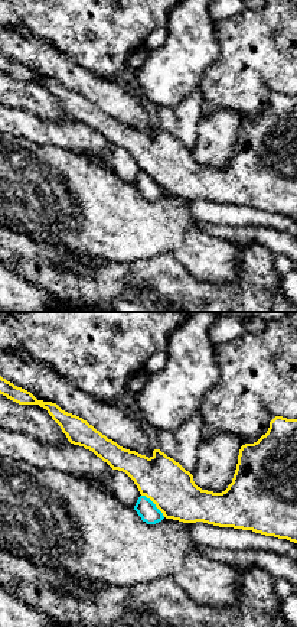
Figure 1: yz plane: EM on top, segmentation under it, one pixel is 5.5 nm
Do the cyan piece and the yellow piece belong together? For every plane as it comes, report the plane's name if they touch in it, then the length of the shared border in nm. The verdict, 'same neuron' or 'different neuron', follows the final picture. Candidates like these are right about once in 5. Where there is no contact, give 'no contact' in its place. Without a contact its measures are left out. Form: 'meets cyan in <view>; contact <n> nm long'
meets cyan in yz; contact 180 nm long

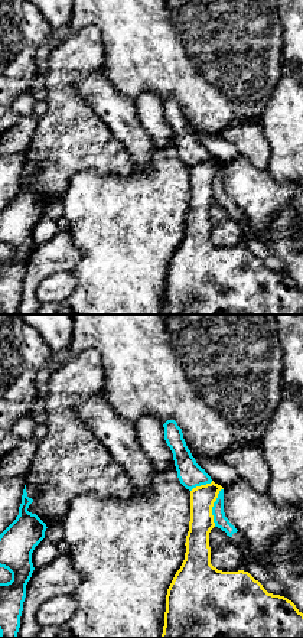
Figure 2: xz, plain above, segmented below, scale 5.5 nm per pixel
meets cyan in xz; contact 220 nm long

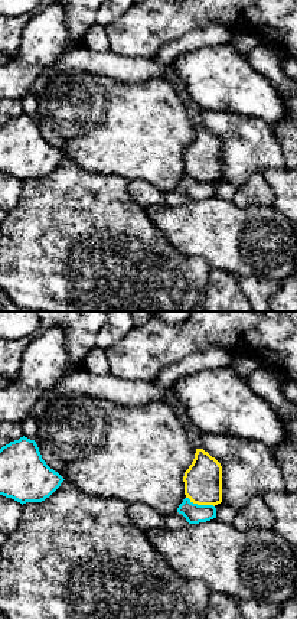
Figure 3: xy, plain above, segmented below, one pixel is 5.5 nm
meets cyan in xy; contact 170 nm long

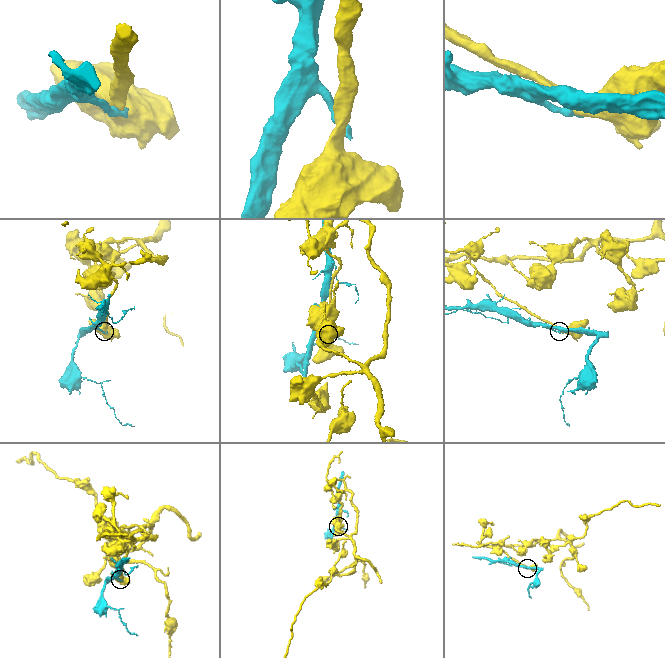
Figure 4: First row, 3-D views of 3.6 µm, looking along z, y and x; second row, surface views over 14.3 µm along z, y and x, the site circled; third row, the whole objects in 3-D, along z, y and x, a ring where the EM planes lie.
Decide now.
different neuron

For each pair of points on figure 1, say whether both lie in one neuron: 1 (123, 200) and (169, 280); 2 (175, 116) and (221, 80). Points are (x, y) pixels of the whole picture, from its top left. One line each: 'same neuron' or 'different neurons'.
1: different neurons
2: different neurons

